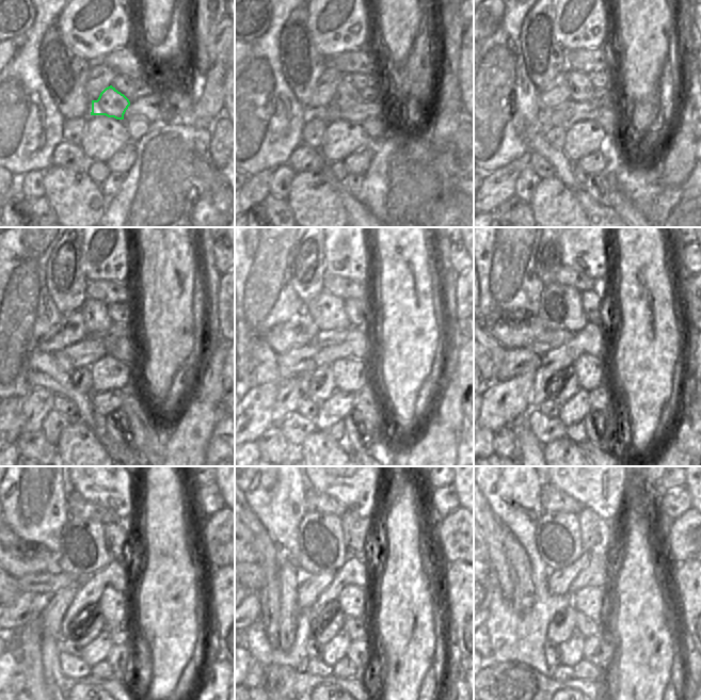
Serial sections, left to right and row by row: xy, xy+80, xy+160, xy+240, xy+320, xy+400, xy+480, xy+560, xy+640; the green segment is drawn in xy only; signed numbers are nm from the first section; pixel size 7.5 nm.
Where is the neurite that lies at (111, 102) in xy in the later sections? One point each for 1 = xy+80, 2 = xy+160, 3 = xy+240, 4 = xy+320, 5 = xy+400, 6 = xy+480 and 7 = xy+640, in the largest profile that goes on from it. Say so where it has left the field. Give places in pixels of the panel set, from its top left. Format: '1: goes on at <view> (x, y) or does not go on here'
1: goes on at xy+80 (346, 96)
2: goes on at xy+160 (582, 90)
3: goes on at xy+240 (95, 314)
4: goes on at xy+320 (328, 311)
5: goes on at xy+400 (560, 306)
6: goes on at xy+480 (83, 552)
7: goes on at xy+640 (558, 540)

